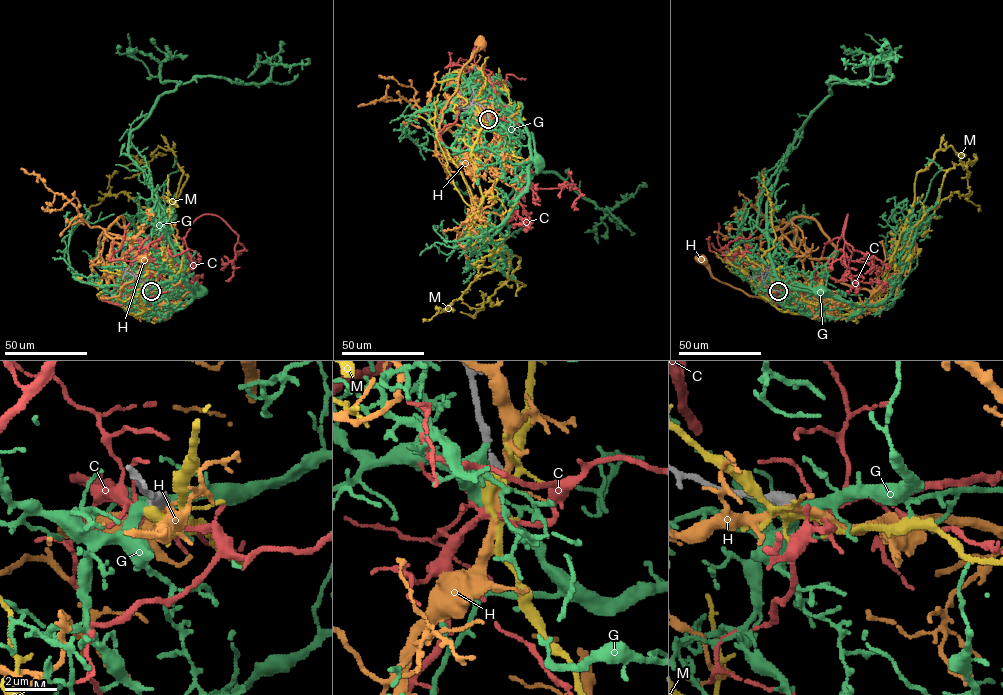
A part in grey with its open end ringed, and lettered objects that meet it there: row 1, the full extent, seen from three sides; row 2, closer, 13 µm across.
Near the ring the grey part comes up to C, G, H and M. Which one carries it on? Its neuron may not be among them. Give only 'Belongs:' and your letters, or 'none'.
Belongs: C

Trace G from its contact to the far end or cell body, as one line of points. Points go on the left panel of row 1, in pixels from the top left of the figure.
G: (150, 291), (183, 282), (200, 291)

